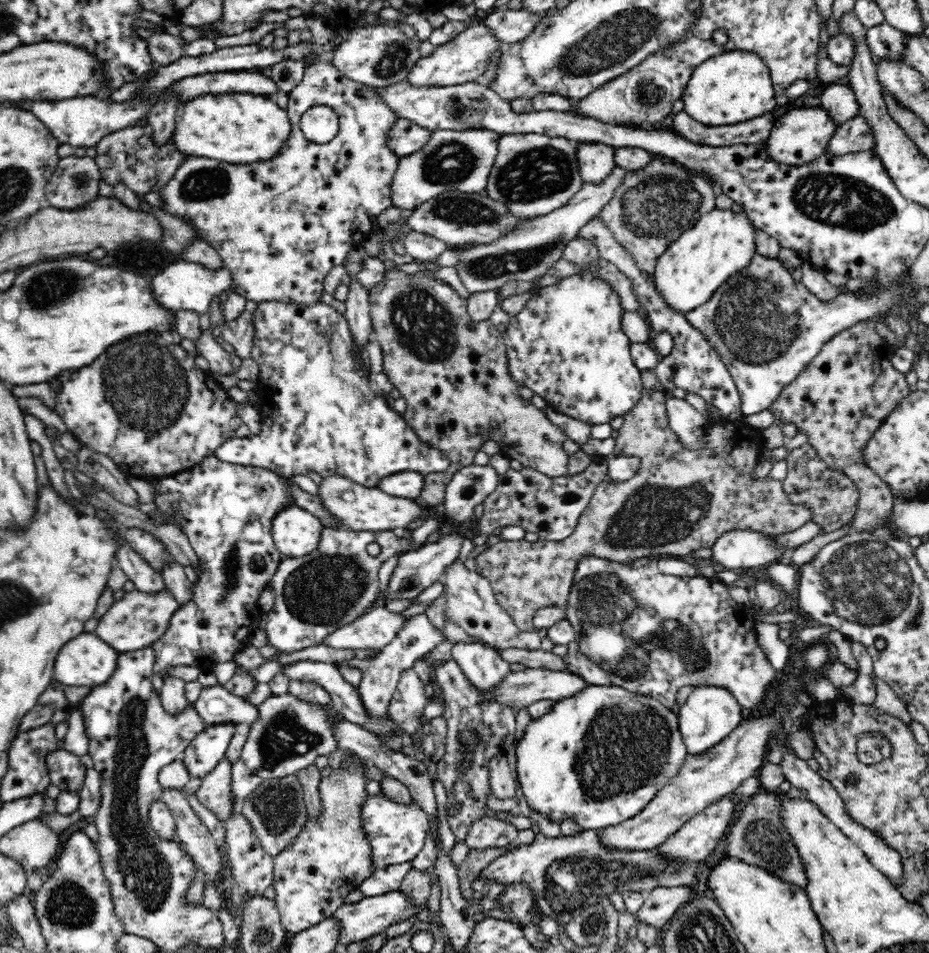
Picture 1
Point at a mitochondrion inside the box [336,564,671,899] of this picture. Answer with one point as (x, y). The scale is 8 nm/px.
(468, 758)

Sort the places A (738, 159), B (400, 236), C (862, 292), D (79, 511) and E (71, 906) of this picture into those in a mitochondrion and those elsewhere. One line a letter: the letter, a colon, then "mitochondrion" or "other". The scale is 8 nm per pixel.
A: other
B: other
C: other
D: other
E: mitochondrion

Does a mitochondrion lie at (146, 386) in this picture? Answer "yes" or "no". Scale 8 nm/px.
yes

